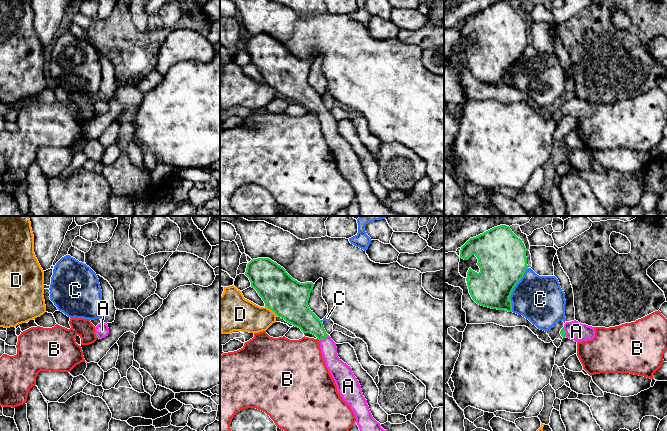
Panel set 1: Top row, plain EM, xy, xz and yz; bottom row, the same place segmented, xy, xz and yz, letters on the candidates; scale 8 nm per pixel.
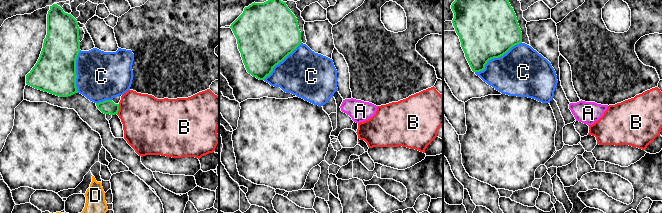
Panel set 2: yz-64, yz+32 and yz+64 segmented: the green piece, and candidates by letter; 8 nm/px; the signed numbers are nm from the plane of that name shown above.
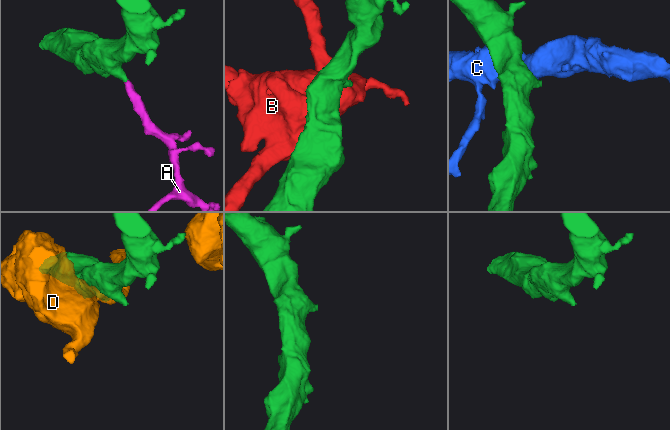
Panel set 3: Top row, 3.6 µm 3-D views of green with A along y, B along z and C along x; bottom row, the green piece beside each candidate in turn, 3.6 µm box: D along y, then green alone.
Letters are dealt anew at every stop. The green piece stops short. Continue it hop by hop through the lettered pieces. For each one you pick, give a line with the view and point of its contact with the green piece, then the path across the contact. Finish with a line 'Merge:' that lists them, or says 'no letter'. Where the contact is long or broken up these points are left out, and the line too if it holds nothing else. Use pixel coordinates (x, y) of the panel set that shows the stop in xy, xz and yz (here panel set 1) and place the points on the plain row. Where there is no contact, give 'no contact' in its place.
A: xz (323, 115) | across xz (302, 93), (323, 115), (336, 143)
Merge: A

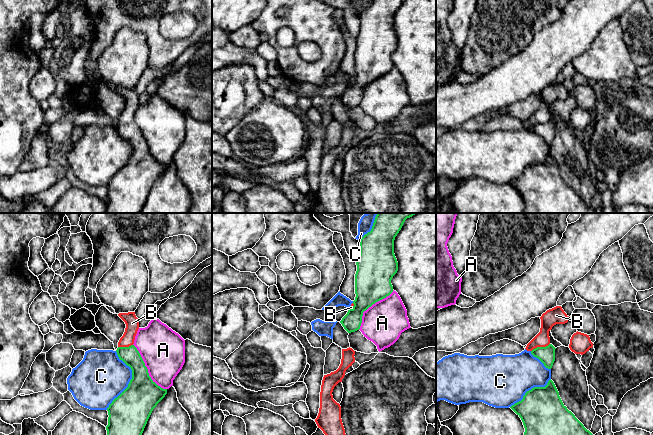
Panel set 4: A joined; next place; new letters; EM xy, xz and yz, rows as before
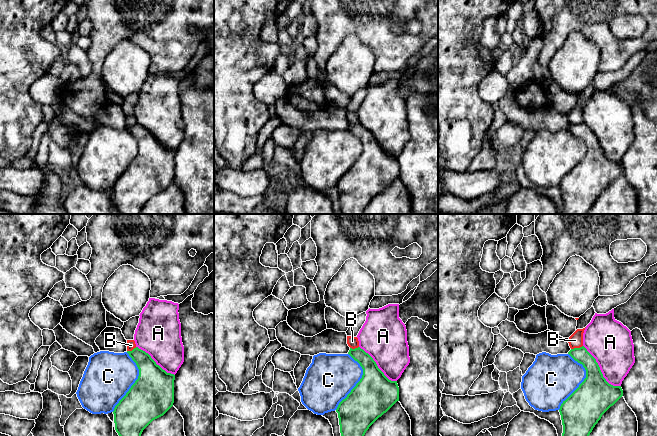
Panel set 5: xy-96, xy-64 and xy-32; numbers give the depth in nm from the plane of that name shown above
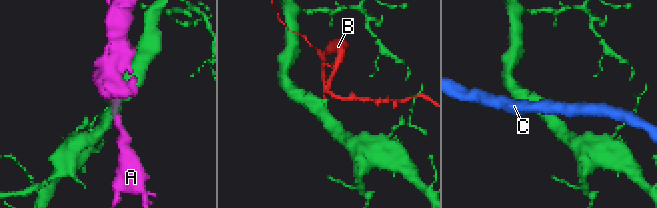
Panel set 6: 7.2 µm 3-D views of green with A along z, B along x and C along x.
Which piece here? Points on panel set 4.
Merge: no letter

